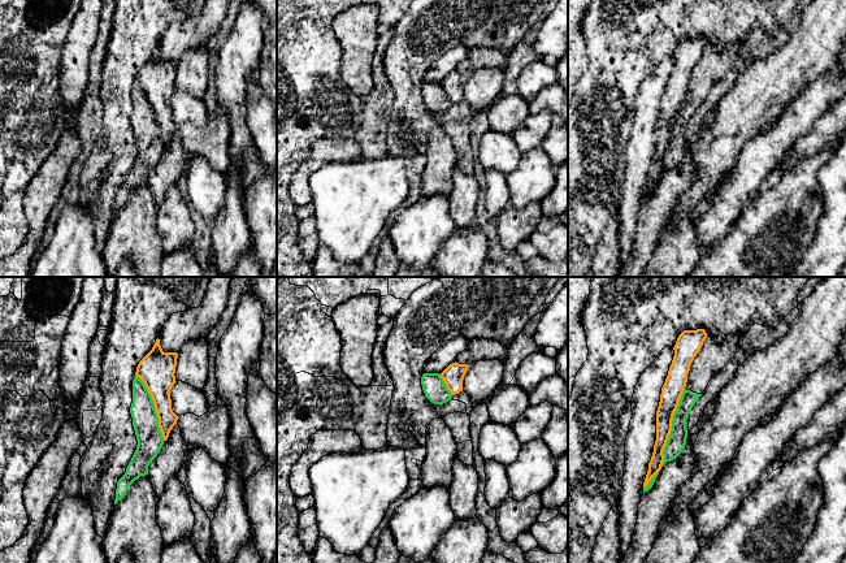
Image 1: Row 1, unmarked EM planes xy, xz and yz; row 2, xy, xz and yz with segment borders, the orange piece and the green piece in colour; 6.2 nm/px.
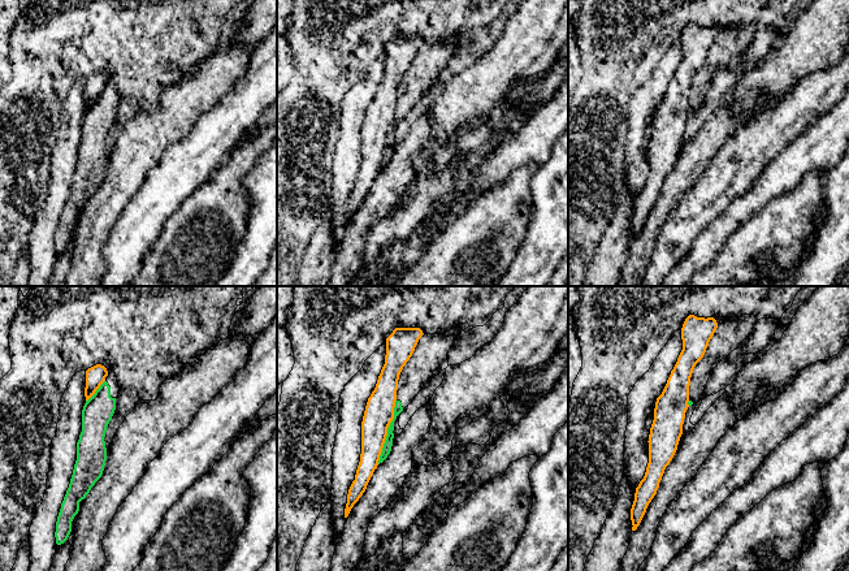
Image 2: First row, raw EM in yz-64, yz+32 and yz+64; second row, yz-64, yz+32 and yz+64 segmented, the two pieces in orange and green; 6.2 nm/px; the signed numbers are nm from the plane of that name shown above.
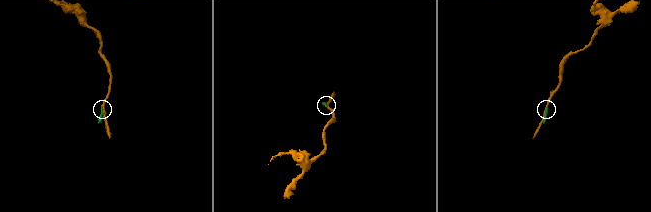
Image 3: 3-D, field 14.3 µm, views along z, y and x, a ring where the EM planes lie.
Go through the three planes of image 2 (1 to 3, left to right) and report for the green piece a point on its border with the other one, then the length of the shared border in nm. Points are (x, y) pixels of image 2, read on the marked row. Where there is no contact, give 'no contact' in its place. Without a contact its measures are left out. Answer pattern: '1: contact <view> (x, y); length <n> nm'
1: contact yz-64 (96, 389); length 180 nm
2: contact yz+32 (386, 432); length 420 nm
3: contact yz+64 (687, 403); length 30 nm

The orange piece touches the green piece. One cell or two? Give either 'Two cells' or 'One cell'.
Two cells

